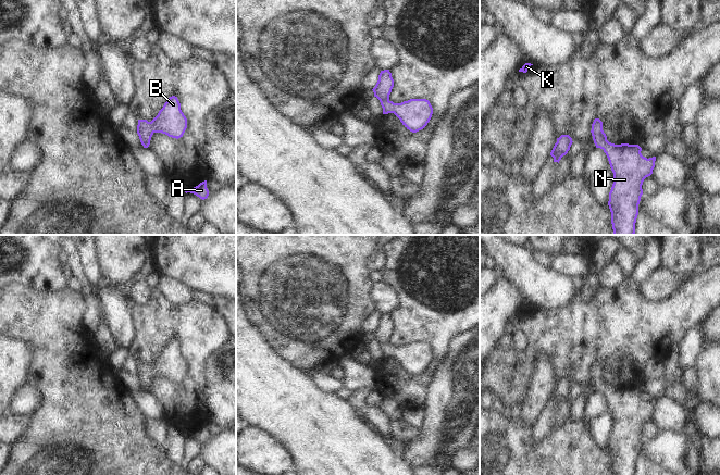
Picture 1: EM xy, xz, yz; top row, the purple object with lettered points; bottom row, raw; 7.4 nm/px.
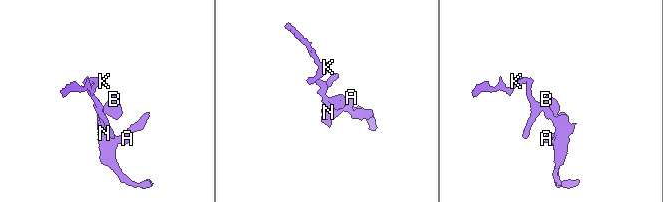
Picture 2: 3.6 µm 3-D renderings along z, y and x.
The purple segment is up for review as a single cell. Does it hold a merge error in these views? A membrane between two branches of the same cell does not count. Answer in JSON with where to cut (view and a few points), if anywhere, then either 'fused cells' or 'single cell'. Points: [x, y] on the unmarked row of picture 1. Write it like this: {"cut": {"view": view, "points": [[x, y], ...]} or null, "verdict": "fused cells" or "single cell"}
{"cut": null, "verdict": "single cell"}

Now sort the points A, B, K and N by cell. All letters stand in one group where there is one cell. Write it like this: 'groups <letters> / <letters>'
groups A B K N

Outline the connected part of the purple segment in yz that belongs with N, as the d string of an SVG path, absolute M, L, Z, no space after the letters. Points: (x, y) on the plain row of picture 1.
M599 362L594 363L591 376L596 391L606 397L613 416L608 445L612 473L635 475L638 448L643 438L642 428L644 423L653 417L656 400L643 400L638 388L609 386Z

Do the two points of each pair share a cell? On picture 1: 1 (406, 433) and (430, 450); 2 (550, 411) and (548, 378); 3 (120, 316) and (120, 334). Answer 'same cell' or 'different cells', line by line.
1: different cells
2: different cells
3: same cell

